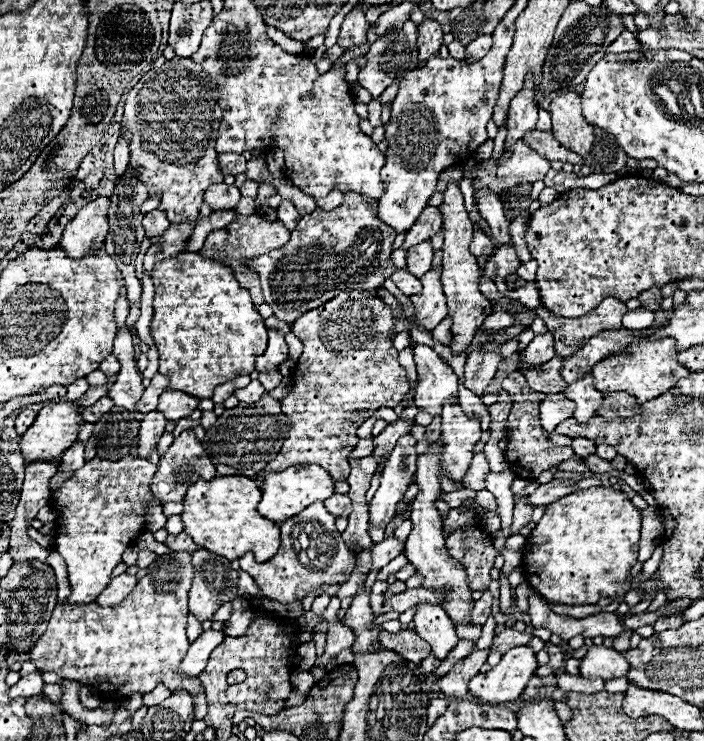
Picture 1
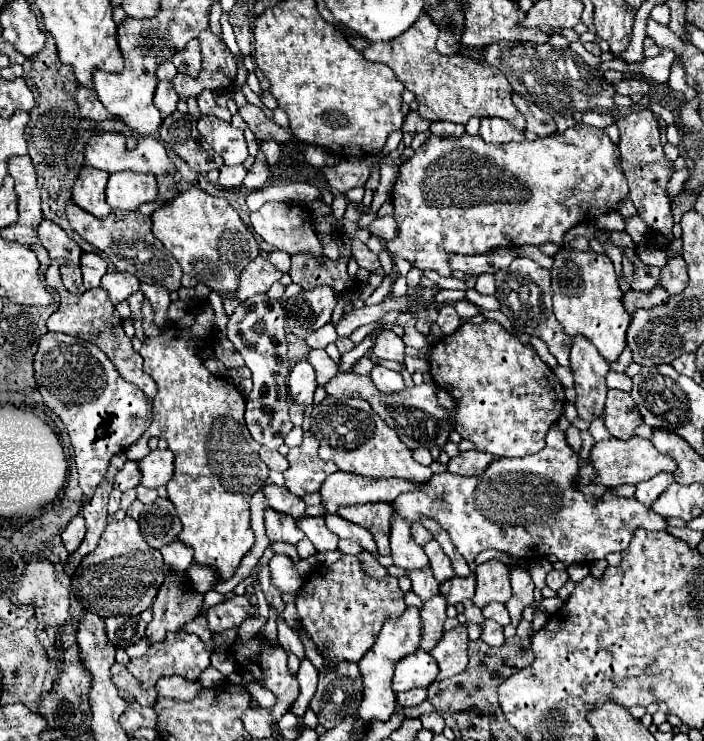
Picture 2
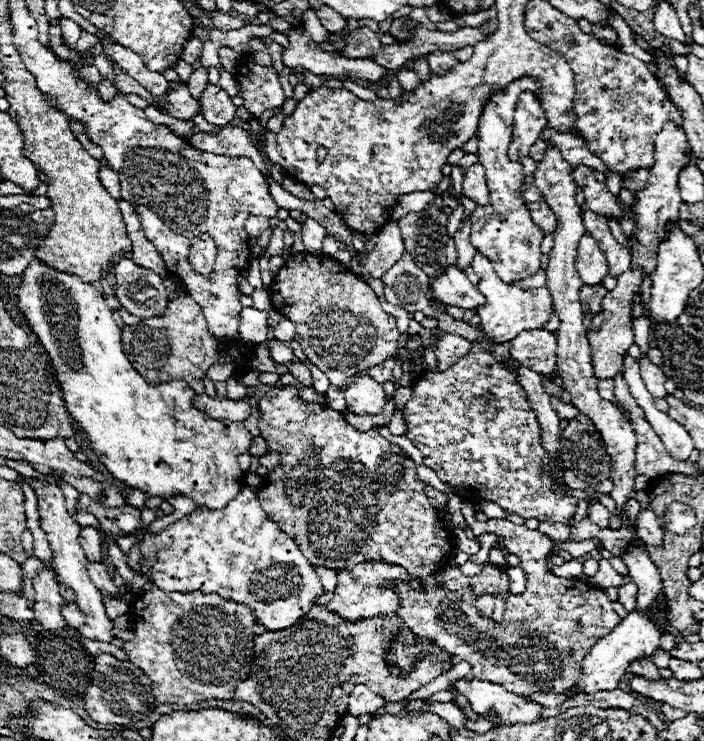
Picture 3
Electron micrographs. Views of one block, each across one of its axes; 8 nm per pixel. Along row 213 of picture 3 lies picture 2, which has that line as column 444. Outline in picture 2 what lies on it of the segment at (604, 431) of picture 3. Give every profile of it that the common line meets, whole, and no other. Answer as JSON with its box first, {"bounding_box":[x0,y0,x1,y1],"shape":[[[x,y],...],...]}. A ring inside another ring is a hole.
{"bounding_box":[424,540,456,582],"shape":[[[430,540],[426,546],[424,546],[424,552],[426,556],[430,558],[430,568],[434,572],[434,578],[438,582],[446,582],[450,578],[456,576],[456,572],[452,570],[452,562],[448,560],[448,556],[444,554],[444,550],[440,550],[440,544],[436,540]]]}

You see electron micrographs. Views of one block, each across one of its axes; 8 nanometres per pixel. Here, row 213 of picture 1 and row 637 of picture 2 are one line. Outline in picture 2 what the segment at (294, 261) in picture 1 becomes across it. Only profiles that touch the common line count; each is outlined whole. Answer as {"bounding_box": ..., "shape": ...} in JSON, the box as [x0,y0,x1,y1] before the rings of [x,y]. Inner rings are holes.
{"bounding_box":[296,554,406,662],"shape":[[[346,554],[332,566],[322,568],[316,576],[306,580],[302,590],[302,602],[298,592],[296,608],[304,630],[320,650],[328,646],[332,658],[358,662],[374,646],[384,620],[388,616],[400,616],[406,610],[406,604],[404,592],[398,586],[398,578],[388,576],[376,580],[362,570],[356,556]],[[364,610],[366,616],[362,616]],[[300,612],[304,616],[300,616]]]}

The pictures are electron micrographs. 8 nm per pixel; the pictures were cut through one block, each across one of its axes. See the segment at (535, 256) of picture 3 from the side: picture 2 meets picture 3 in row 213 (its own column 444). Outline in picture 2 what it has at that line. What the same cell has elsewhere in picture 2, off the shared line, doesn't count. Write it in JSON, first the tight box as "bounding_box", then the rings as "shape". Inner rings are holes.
{"bounding_box":[394,426,668,564],"shape":[[[552,426],[552,432],[546,436],[546,446],[538,454],[518,460],[496,458],[496,462],[488,466],[484,474],[472,478],[450,472],[434,474],[420,490],[400,494],[394,502],[394,508],[410,522],[418,522],[420,516],[434,518],[450,534],[452,544],[468,562],[474,562],[482,550],[496,548],[522,560],[536,560],[538,556],[554,554],[564,564],[590,564],[610,552],[622,552],[638,528],[668,530],[666,518],[646,508],[636,498],[594,498],[576,490],[576,486],[572,486],[572,478],[576,476],[578,466],[578,454],[568,446],[564,432],[560,432],[558,426]]]}

